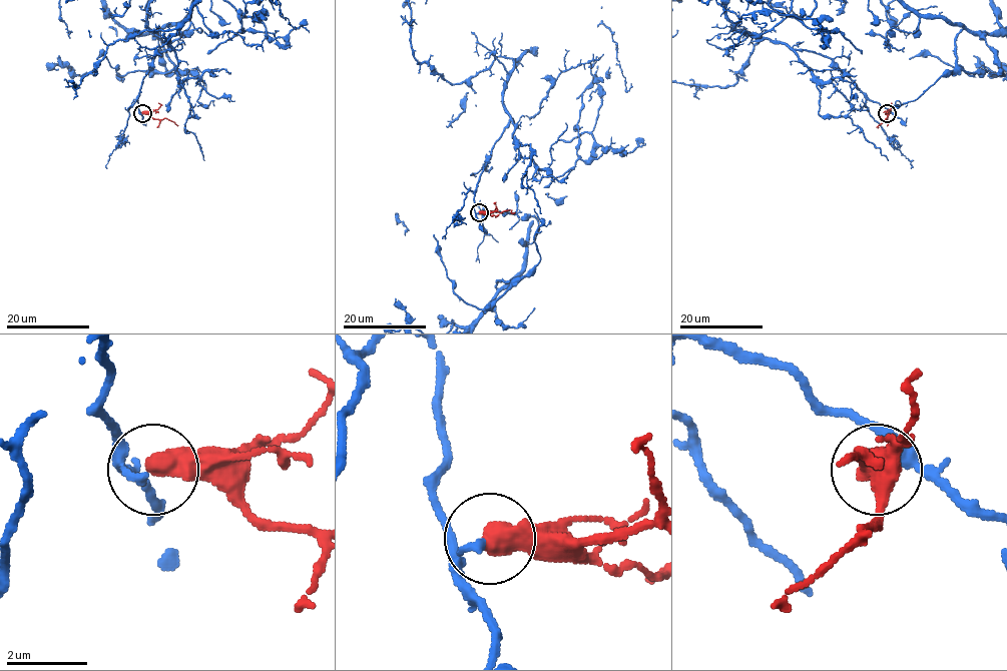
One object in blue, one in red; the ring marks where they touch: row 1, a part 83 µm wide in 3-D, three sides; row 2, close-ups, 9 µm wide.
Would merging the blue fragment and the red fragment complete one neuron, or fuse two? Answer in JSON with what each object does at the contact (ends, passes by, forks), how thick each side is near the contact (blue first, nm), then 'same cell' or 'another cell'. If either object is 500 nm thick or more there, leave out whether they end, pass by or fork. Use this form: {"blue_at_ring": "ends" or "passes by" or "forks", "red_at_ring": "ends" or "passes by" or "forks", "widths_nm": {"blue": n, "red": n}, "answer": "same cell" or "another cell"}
{"widths_nm": {"blue": 160, "red": 600}, "answer": "another cell"}

